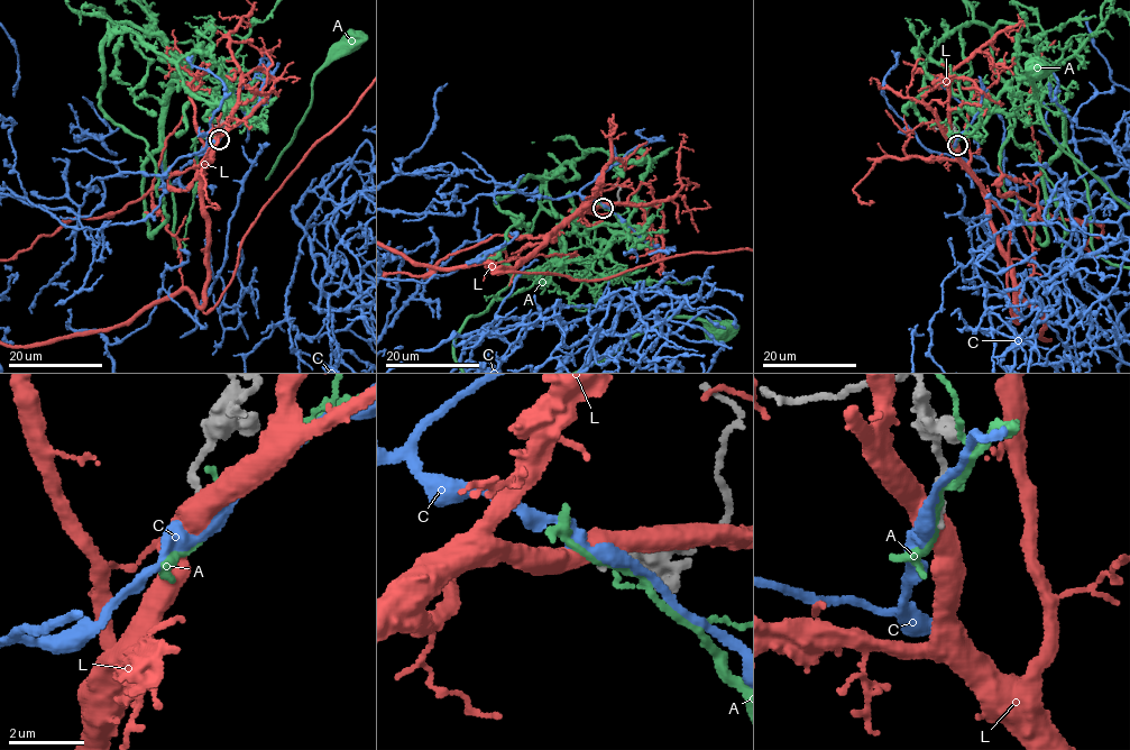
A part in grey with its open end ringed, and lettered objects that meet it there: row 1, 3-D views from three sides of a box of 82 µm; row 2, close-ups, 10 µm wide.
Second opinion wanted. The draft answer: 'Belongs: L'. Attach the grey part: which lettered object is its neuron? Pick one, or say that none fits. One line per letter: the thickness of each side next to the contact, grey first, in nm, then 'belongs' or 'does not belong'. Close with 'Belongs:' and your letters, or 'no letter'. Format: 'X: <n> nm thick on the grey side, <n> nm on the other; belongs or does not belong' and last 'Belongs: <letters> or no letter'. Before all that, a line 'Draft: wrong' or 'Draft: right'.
Draft: wrong
A: 170 nm thick on the grey side, 140 nm on the other; does not belong
C: 180 nm thick on the grey side, 320 nm on the other; does not belong
L: 190 nm thick on the grey side, 550 nm on the other; does not belong
Belongs: no letter

